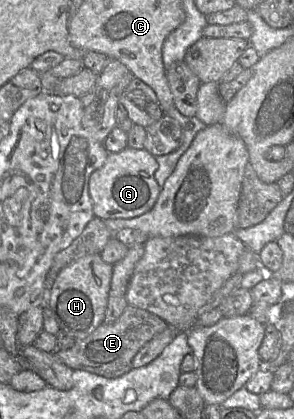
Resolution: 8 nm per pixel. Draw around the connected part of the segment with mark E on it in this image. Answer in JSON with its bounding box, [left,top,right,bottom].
[54,304,168,378]

